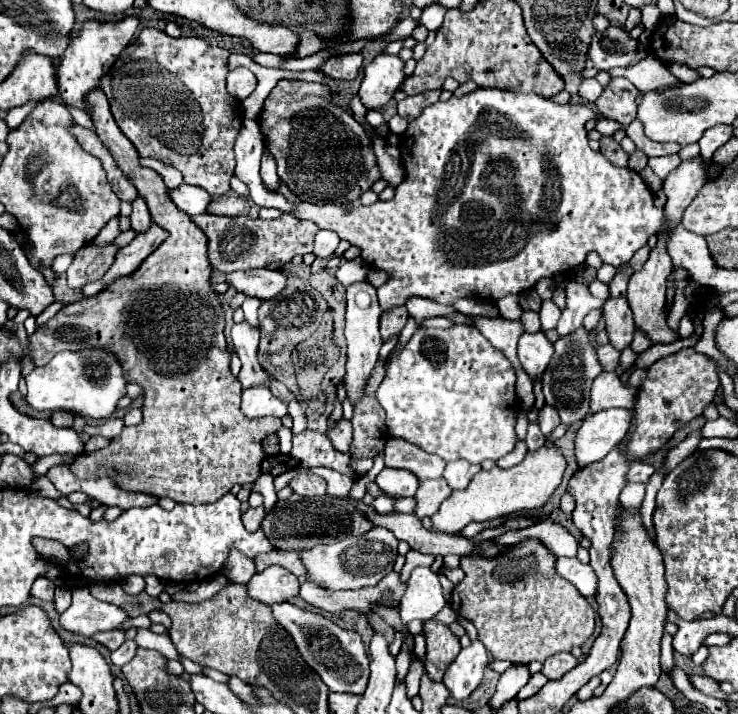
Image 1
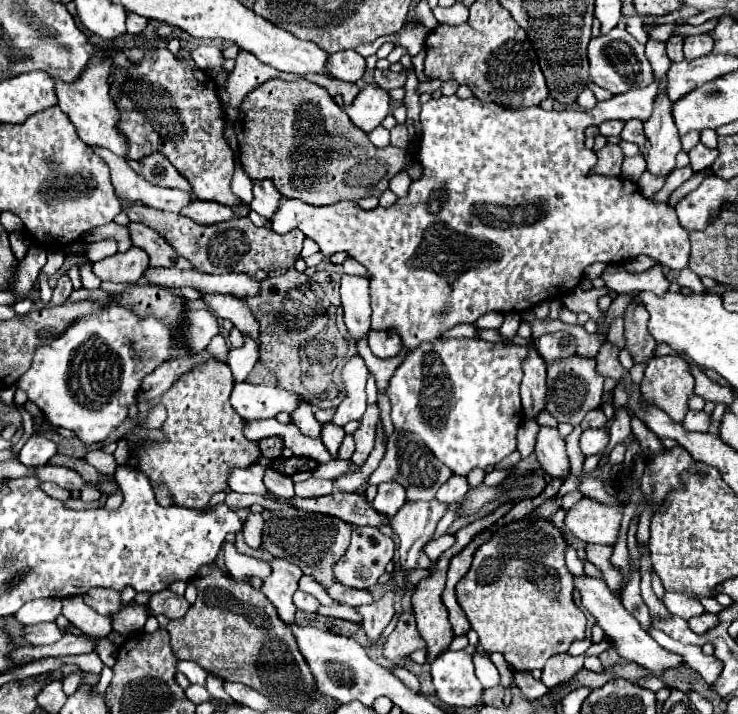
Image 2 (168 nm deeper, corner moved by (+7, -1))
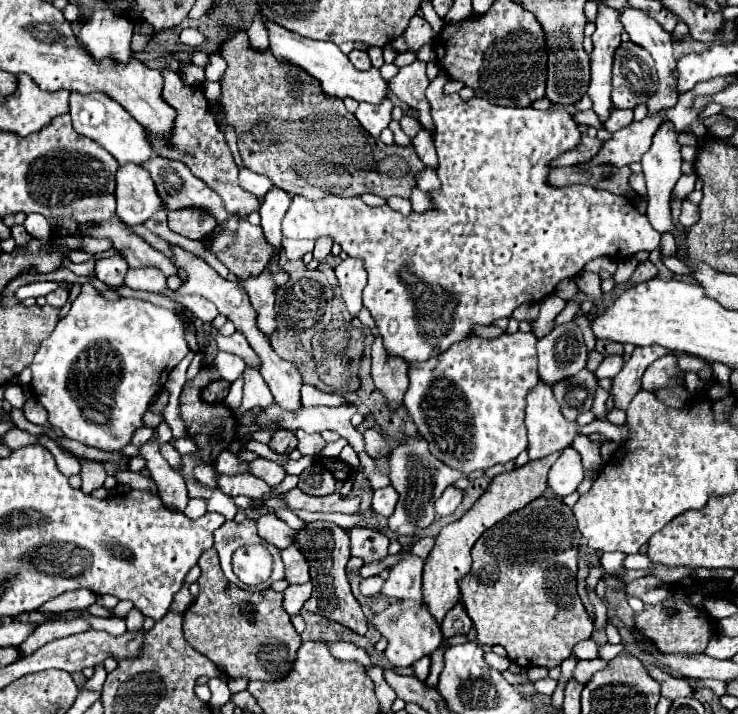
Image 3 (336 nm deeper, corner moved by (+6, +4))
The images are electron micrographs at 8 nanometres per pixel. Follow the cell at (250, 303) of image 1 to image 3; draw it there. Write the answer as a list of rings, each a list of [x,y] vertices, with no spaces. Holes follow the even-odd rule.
[[[219,352],[215,356],[213,364],[219,370],[219,376],[227,382],[235,382],[245,370],[245,362],[239,356],[233,356],[233,354],[227,354],[227,352]]]

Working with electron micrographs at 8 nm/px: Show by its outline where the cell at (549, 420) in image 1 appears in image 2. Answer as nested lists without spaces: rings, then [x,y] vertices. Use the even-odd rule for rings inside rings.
[[[540,427],[536,435],[536,449],[534,449],[540,465],[544,467],[546,473],[552,477],[568,475],[570,473],[570,463],[566,455],[566,443],[560,439],[558,431],[554,427]]]

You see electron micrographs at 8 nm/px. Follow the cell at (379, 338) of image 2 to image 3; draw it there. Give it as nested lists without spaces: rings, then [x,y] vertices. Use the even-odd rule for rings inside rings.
[[[379,336],[373,342],[371,358],[373,358],[373,368],[371,368],[373,382],[377,390],[385,396],[389,408],[397,410],[403,404],[403,394],[407,392],[409,386],[409,378],[407,378],[409,366],[401,358],[387,356]]]

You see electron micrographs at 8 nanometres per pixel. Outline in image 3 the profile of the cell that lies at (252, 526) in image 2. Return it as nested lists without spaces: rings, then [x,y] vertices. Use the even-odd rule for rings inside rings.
[[[265,514],[265,516],[257,518],[257,530],[265,542],[275,544],[281,550],[295,542],[295,530],[289,528],[281,518],[277,518],[273,514]]]

